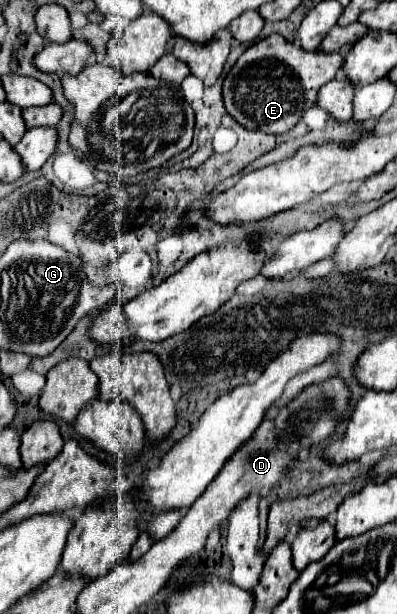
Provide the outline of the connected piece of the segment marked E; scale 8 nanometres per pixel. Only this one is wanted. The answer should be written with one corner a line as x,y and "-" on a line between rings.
270,34
254,42
228,72
222,86
224,106
248,130
284,134
300,122
304,110
314,106
316,92
336,76
342,62
340,54
300,50
300,44
288,42
282,34

